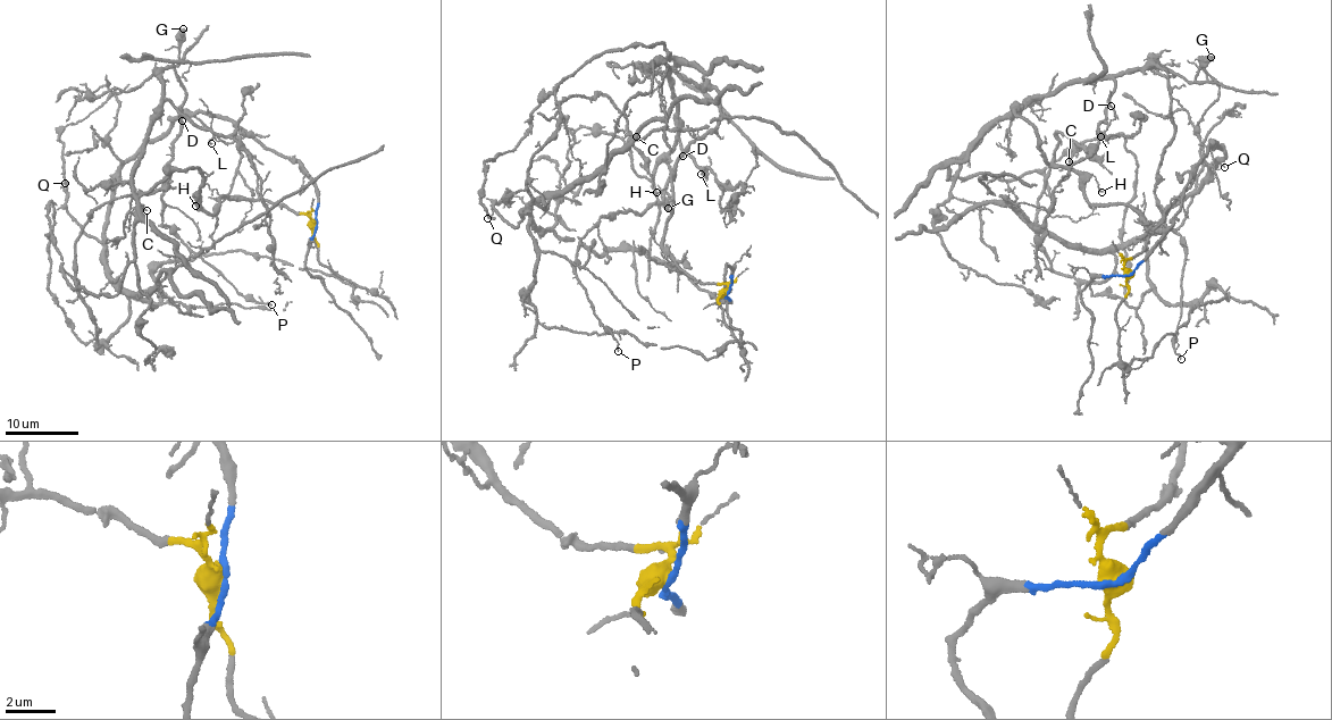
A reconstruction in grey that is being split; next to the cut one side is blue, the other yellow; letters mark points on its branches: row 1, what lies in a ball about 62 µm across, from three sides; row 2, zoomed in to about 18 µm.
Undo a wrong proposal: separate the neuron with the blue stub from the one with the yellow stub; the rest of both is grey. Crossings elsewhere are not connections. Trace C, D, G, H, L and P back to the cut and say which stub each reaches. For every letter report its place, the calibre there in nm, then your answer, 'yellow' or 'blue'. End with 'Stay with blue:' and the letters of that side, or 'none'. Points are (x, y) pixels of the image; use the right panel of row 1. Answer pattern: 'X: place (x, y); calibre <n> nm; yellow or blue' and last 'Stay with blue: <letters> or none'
C: place (1069, 161); calibre 150 nm; blue
D: place (1111, 106); calibre 100 nm; yellow
G: place (1211, 57); calibre 550 nm; yellow
H: place (1102, 192); calibre 150 nm; yellow
L: place (1100, 136); calibre 110 nm; yellow
P: place (1181, 359); calibre 170 nm; yellow
Stay with blue: C

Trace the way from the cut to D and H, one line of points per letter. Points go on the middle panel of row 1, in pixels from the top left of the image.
D: (726, 293), (725, 283), (688, 277), (664, 243), (675, 167), (721, 116), (718, 92), (673, 70), (684, 157)
H: (726, 293), (725, 283), (695, 281), (678, 269), (664, 243), (673, 178), (656, 192)

